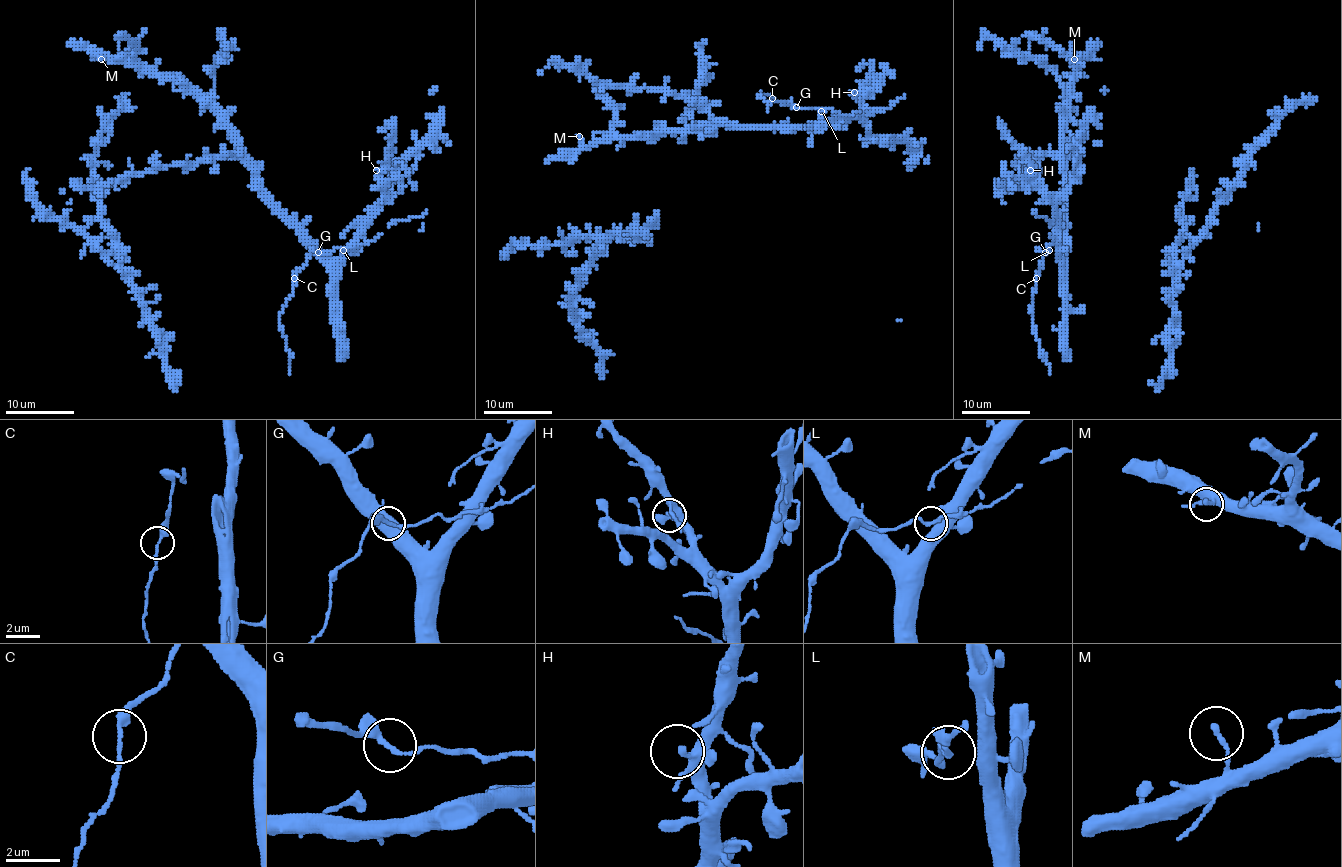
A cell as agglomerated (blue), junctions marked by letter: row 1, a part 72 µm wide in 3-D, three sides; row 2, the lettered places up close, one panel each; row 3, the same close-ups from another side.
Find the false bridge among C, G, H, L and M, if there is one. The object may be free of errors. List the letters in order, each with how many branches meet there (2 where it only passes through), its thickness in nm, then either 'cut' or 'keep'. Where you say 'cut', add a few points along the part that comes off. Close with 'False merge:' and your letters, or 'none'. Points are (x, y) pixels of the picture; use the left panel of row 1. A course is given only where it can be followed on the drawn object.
C: 2 | 240 nm | keep
G: 2 | 220 nm | keep
H: 2 | 170 nm | keep
L: 2 | 170 nm | keep
M: 1 | 220 nm | keep
False merge: none

